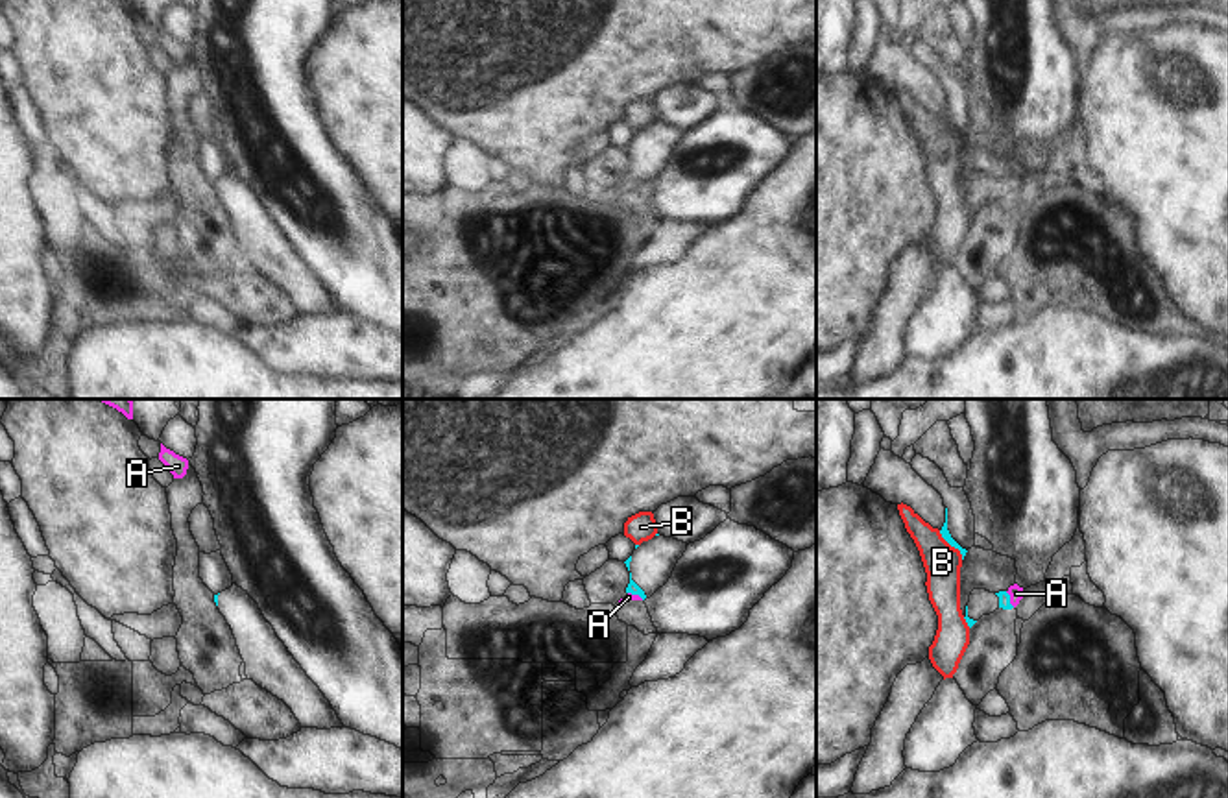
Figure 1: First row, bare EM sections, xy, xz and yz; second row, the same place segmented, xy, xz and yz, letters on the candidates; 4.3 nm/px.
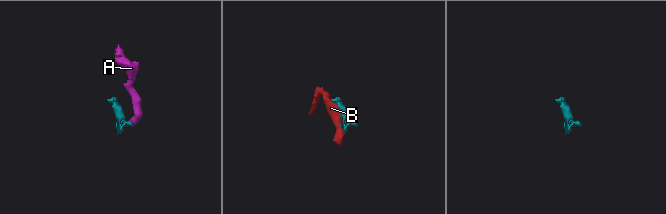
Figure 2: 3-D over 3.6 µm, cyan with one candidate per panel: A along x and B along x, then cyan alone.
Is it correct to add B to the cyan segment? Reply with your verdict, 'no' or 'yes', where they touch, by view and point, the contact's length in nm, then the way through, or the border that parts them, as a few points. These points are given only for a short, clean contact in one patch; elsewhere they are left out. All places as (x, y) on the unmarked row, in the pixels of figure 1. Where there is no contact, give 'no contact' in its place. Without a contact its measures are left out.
no; contact yz (951, 132); length 170 nm

